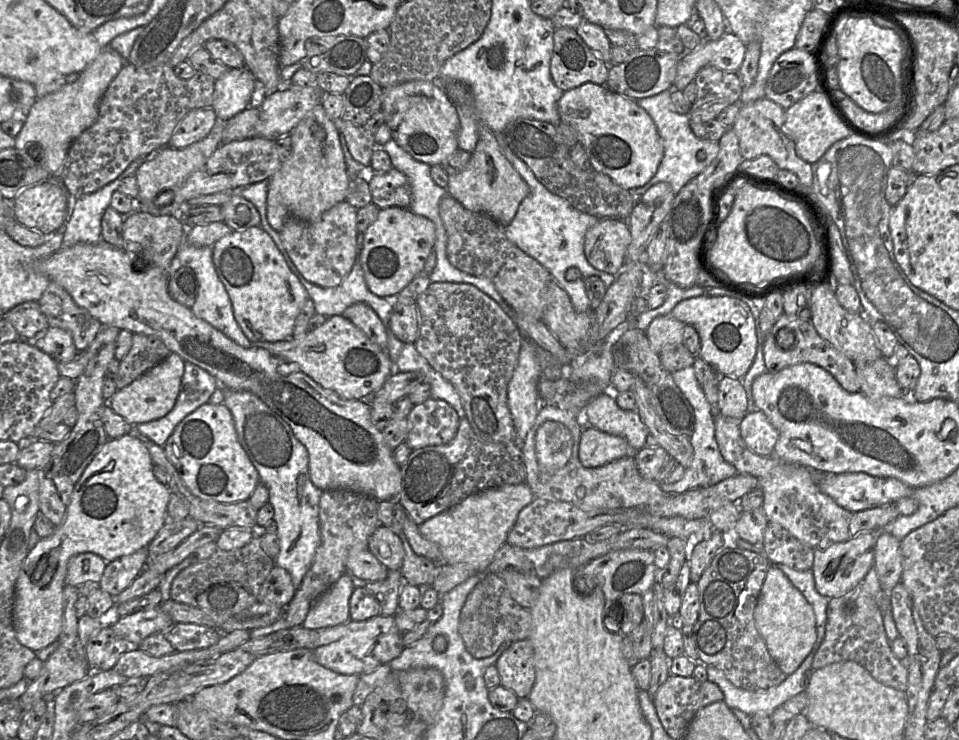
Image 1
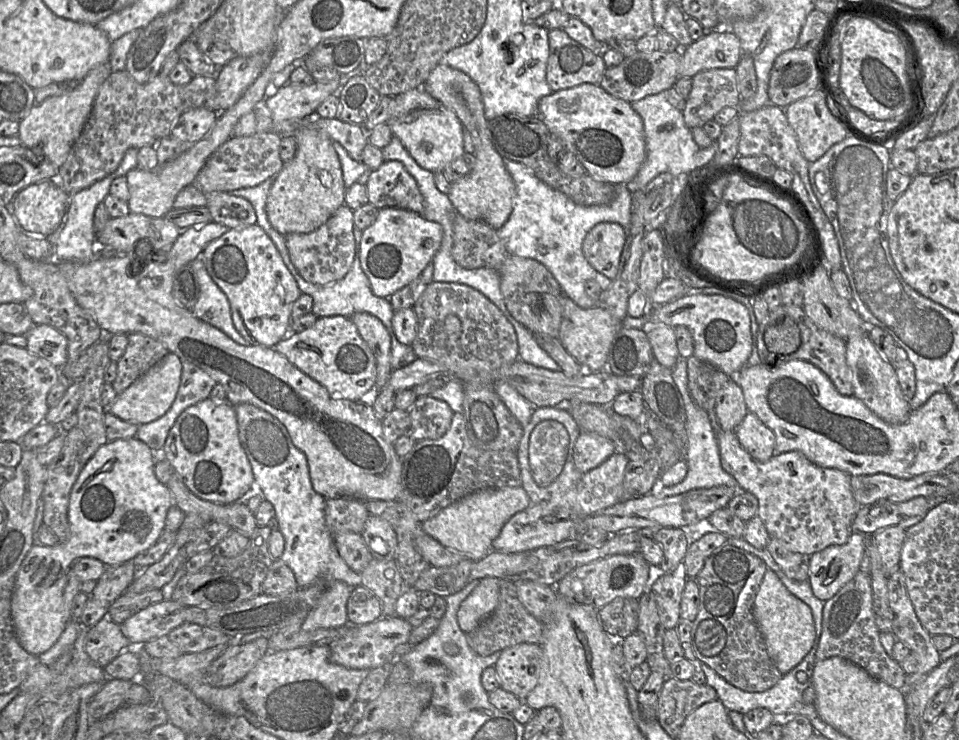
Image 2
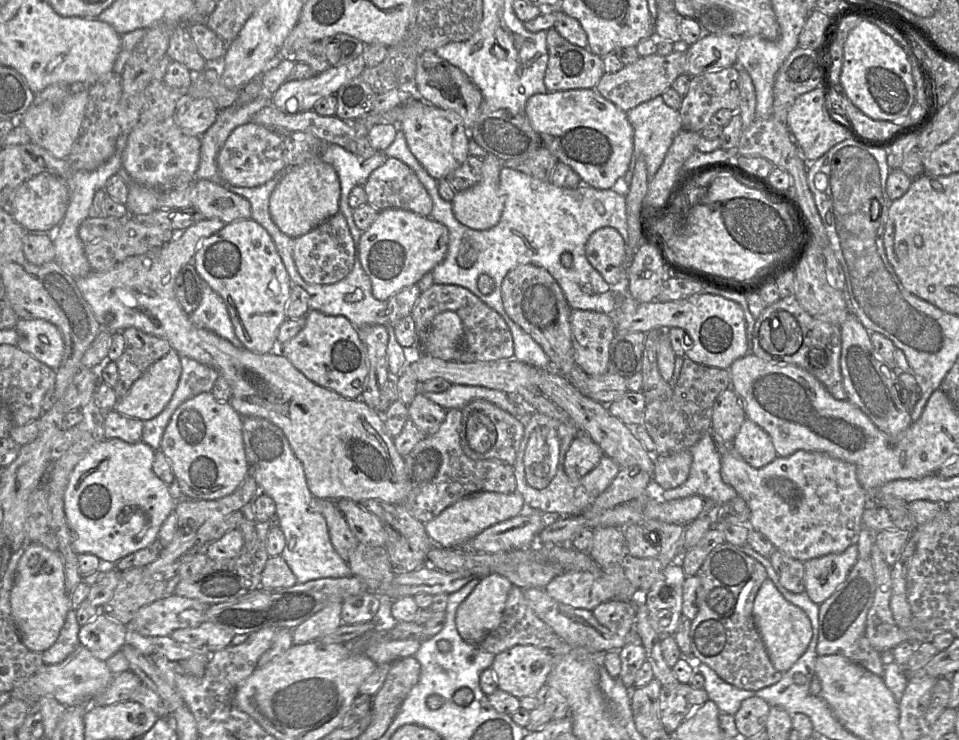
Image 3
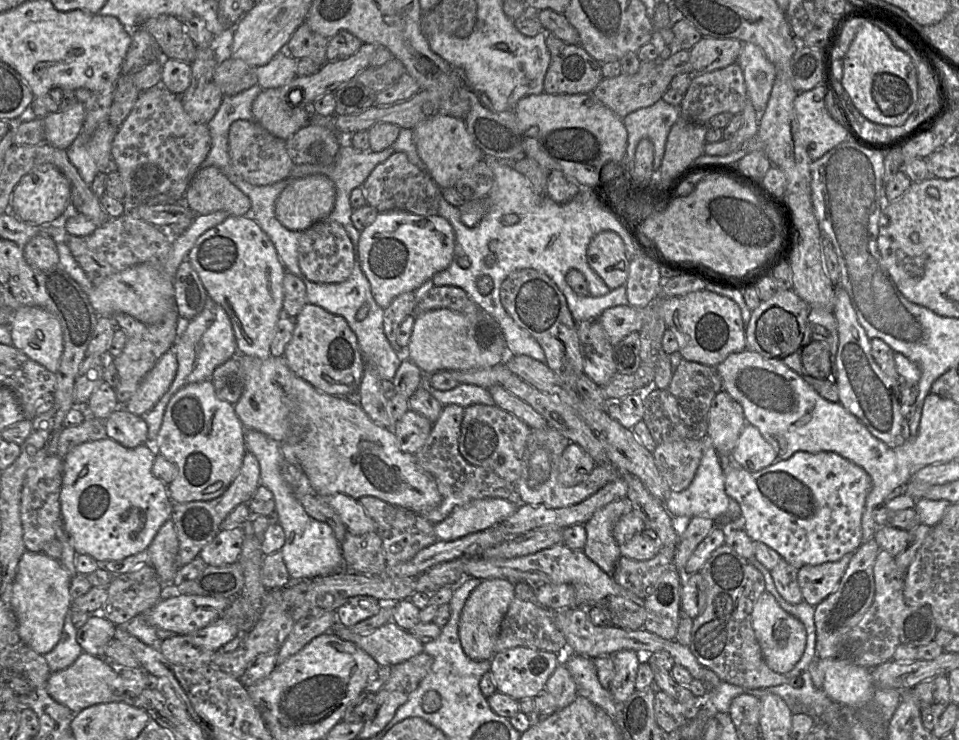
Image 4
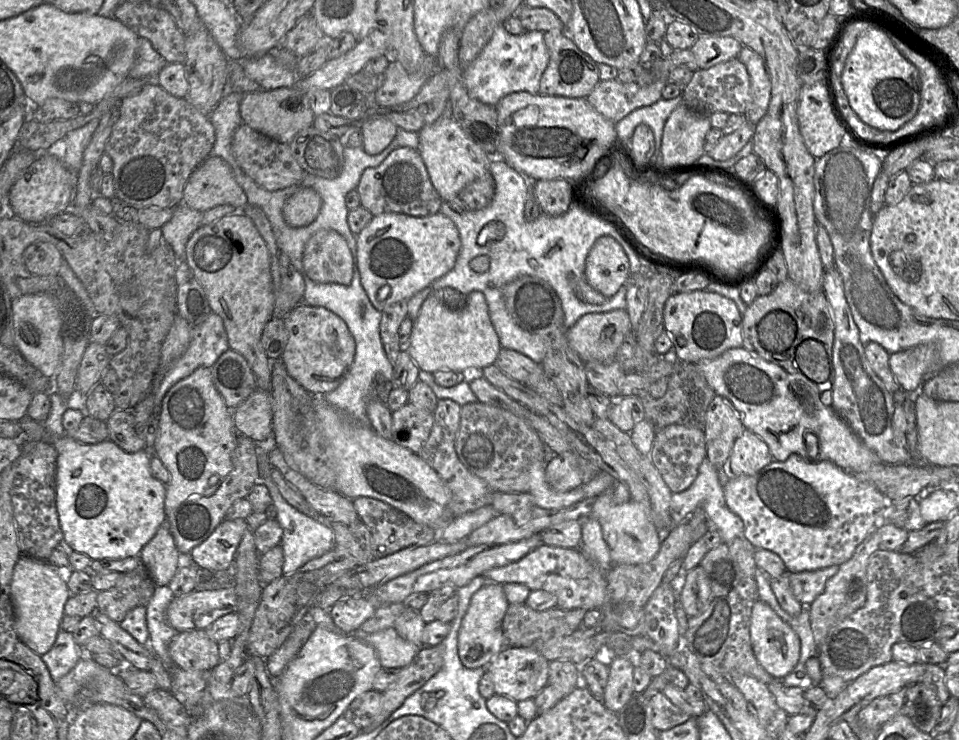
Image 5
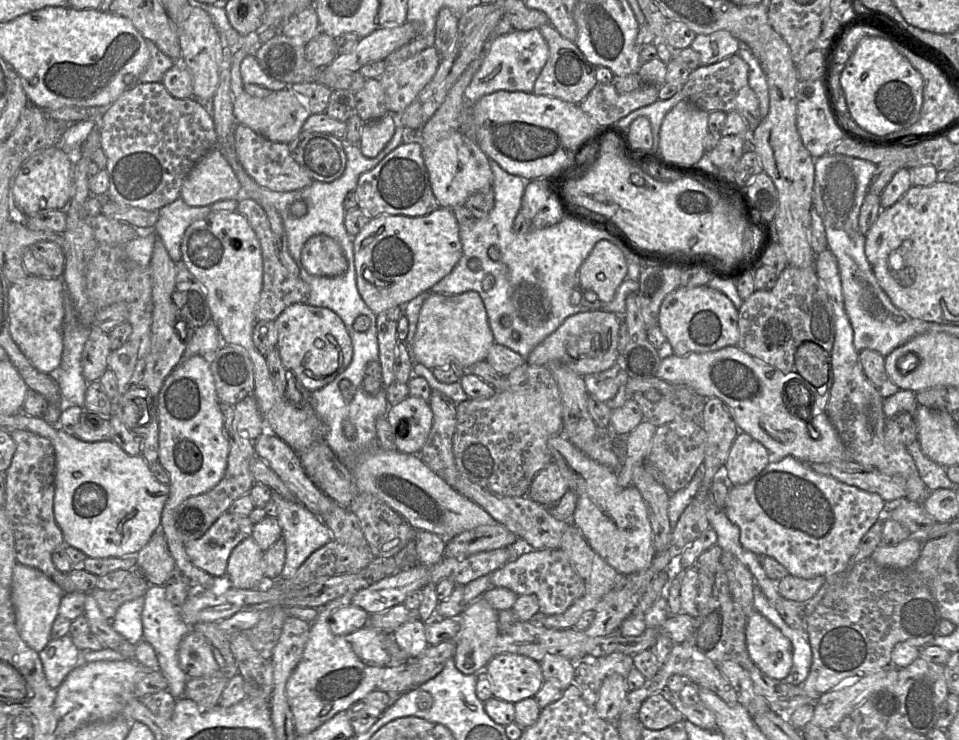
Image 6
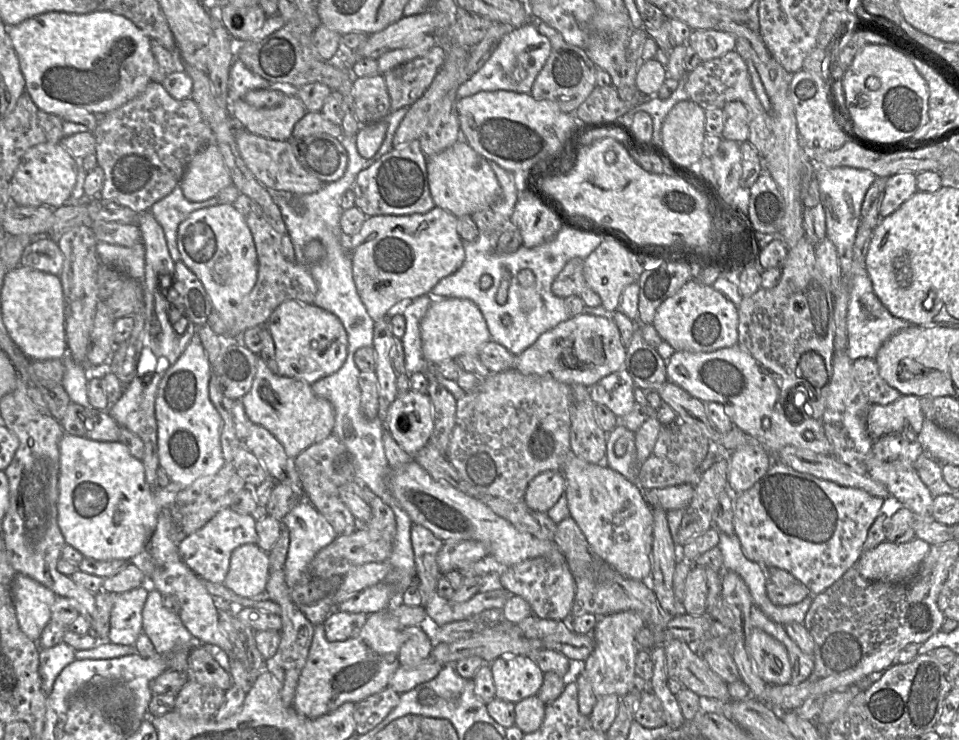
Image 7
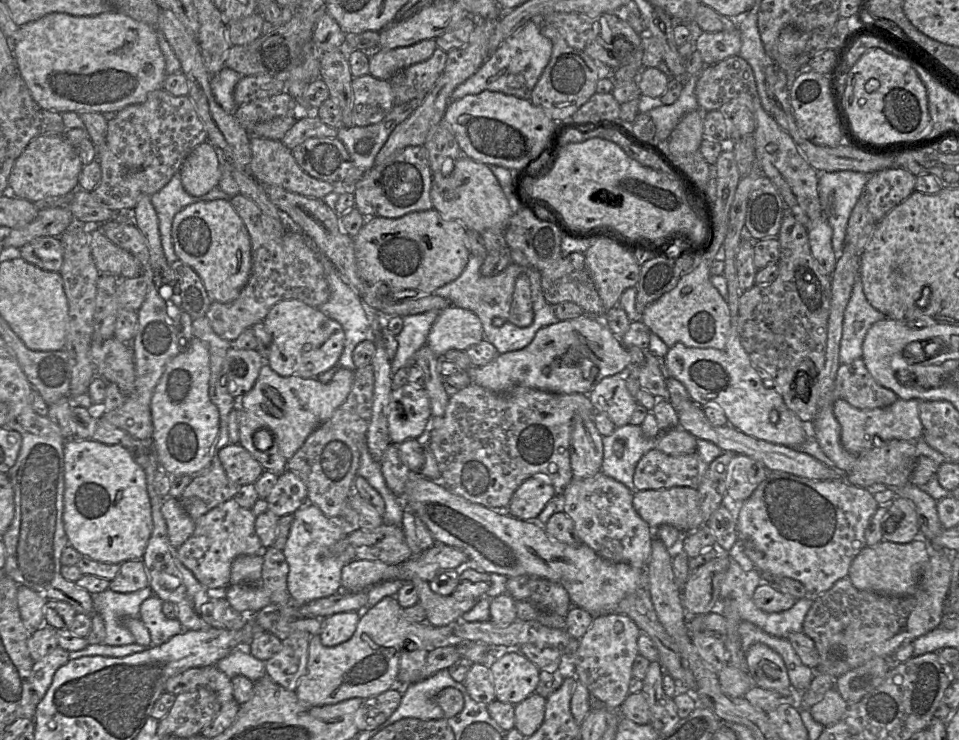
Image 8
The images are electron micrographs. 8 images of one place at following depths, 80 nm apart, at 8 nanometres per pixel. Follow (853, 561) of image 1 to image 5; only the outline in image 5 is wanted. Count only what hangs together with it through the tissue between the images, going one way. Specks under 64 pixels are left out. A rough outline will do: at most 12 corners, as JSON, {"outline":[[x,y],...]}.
{"outline":[[833,565],[789,573],[790,588],[803,607],[823,592],[838,570]]}

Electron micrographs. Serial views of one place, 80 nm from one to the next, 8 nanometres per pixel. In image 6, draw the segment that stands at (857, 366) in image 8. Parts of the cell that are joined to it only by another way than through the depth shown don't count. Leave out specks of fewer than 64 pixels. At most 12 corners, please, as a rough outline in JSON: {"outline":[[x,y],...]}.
{"outline":[[859,351],[865,376],[884,399],[900,390],[885,370],[885,357]]}

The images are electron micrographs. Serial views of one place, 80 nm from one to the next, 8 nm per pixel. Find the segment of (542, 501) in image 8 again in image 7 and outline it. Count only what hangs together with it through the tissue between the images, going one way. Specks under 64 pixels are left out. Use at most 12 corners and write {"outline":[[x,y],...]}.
{"outline":[[544,471],[527,485],[523,500],[547,512],[565,493],[561,471]]}

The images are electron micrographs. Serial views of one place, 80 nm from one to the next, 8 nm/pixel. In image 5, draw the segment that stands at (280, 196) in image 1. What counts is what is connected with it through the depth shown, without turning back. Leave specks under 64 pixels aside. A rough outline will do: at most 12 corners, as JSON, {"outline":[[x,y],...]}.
{"outline":[[303,188],[286,200],[282,213],[289,226],[316,219],[320,195]]}

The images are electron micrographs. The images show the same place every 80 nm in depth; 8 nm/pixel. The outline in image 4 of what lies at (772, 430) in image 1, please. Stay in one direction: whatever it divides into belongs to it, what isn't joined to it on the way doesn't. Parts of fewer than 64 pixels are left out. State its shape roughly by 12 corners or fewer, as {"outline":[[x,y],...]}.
{"outline":[[758,428],[742,429],[734,465],[760,471],[778,460]]}

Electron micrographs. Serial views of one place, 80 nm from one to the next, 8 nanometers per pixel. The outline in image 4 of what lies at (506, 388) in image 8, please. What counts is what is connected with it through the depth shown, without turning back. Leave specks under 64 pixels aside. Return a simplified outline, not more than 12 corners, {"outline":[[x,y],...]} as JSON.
{"outline":[[606,309],[598,320],[614,346],[641,330],[644,311]]}

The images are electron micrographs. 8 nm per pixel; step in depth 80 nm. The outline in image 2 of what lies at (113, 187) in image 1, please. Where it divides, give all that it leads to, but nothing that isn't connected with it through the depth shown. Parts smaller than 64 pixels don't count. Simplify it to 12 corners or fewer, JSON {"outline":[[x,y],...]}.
{"outline":[[129,148],[118,168],[70,195],[54,261],[88,263],[98,254],[97,205],[112,181],[137,166]]}

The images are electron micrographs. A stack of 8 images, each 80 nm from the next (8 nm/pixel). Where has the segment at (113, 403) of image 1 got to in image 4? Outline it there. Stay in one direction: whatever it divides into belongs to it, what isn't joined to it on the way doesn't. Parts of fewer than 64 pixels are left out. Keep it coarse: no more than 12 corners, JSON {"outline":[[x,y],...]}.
{"outline":[[173,349],[124,406],[144,417],[169,390],[178,369]]}

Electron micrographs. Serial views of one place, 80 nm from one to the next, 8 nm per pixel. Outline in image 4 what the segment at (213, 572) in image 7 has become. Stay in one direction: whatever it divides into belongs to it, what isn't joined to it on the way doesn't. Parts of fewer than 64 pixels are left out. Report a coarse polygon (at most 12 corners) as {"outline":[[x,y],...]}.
{"outline":[[220,530],[199,556],[208,566],[239,560],[244,530]]}

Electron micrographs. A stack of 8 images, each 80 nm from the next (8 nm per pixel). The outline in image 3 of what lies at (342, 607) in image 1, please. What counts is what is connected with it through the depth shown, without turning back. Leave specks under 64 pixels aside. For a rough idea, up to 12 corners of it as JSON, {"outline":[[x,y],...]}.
{"outline":[[341,602],[292,629],[293,644],[322,638],[342,624]]}

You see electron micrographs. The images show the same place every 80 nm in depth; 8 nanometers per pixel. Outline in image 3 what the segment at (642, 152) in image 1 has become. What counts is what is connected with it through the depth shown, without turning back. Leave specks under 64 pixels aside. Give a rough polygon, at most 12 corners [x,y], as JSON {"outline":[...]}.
{"outline":[[596,88],[532,95],[524,114],[583,184],[612,189],[627,113]]}

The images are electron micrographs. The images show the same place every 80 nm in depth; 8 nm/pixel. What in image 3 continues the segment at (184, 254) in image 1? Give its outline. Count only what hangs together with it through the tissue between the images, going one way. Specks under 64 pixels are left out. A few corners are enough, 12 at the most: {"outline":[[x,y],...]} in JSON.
{"outline":[[203,280],[195,326],[244,348],[224,300]]}

